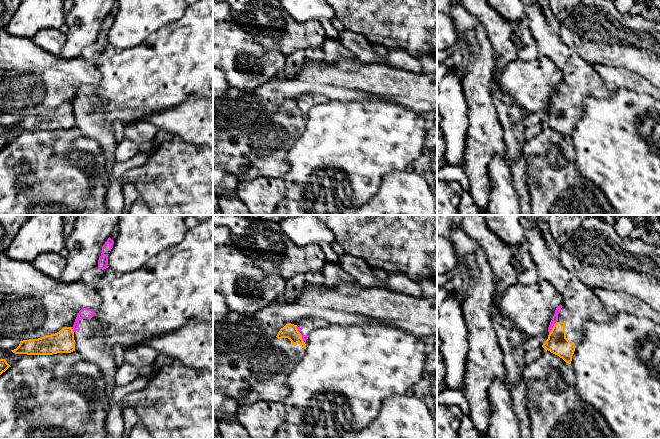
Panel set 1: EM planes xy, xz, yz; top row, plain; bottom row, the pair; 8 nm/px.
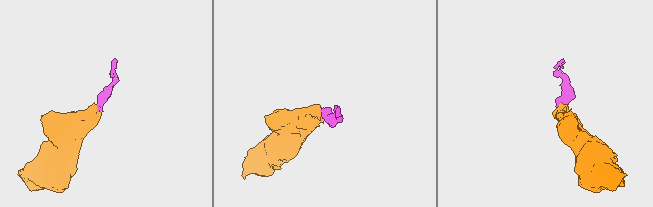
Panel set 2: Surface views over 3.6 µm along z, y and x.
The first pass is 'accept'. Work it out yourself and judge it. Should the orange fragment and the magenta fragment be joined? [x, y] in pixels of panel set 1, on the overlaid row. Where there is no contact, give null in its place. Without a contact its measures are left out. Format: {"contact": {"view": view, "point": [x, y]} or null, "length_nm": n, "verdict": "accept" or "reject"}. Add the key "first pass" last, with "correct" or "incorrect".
{"contact": {"view": "yz", "point": [553, 327]}, "length_nm": 110, "verdict": "reject", "first pass": "incorrect"}

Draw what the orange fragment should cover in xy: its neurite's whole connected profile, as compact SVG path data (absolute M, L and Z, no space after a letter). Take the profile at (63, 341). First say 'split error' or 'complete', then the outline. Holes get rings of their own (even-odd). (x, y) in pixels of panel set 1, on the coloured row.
complete; M63 327L59 332L38 339L20 341L19 346L11 350L15 354L53 355L75 351L72 327Z

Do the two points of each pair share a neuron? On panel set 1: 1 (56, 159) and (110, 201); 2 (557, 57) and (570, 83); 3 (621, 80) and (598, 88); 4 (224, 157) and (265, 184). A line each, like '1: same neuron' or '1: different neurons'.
1: different neurons
2: same neuron
3: different neurons
4: different neurons

